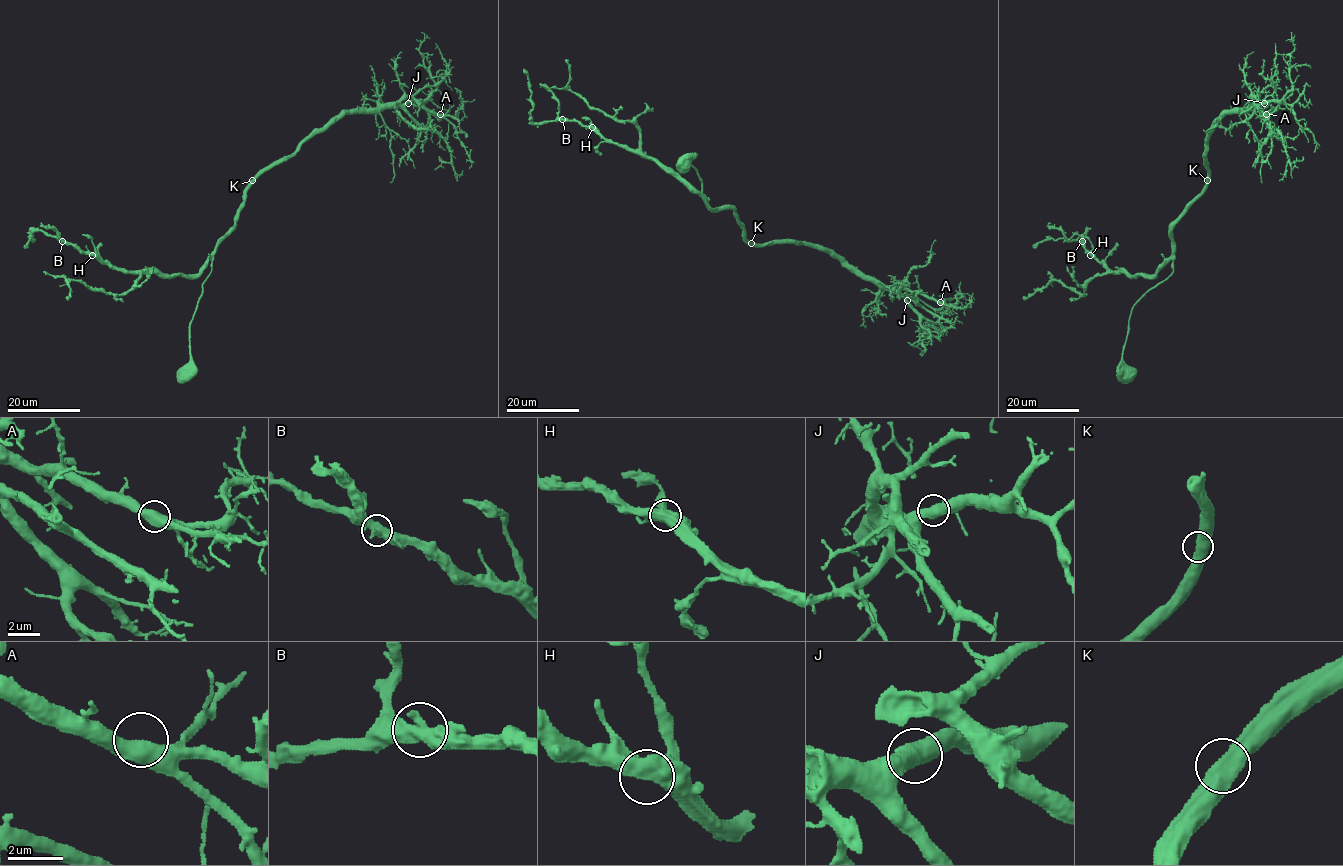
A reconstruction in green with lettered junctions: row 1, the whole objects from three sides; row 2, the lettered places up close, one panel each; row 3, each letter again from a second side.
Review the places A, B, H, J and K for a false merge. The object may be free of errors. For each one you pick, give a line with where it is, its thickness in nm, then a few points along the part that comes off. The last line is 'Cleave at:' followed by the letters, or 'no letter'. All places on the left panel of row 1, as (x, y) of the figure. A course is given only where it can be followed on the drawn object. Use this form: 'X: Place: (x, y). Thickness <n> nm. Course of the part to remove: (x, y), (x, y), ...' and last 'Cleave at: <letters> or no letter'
Cleave at: no letter

